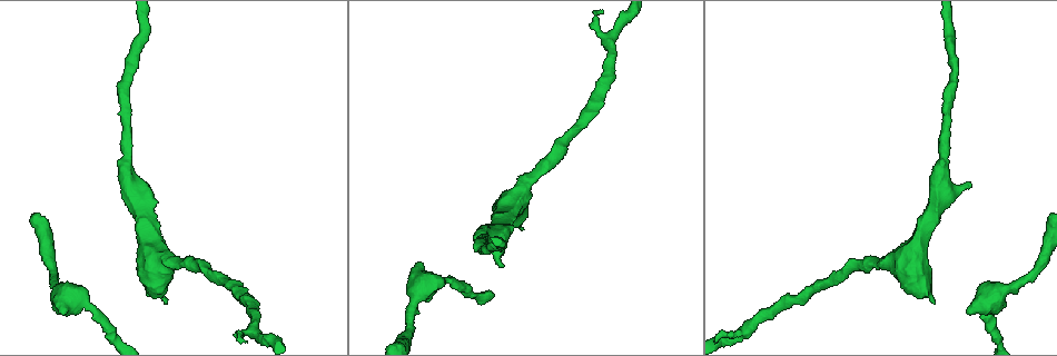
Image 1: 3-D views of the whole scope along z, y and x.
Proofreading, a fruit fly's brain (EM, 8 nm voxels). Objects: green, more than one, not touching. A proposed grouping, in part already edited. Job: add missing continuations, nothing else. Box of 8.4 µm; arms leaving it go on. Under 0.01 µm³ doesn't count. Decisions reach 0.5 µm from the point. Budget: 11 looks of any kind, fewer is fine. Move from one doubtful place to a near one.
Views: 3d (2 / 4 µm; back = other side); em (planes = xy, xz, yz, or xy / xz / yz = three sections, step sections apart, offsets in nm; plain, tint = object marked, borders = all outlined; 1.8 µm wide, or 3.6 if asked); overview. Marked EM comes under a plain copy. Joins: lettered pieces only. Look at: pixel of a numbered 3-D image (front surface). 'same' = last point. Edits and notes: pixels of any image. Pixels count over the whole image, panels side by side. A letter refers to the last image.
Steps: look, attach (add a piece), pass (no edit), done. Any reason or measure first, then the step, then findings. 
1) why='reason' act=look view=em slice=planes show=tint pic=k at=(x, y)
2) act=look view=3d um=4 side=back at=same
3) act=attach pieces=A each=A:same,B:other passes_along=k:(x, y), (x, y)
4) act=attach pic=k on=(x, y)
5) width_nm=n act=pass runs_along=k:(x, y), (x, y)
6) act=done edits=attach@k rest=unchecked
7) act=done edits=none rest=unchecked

why='thick turns thin' act=look view=3d um=4 side=back pic=1 at=(92, 310)

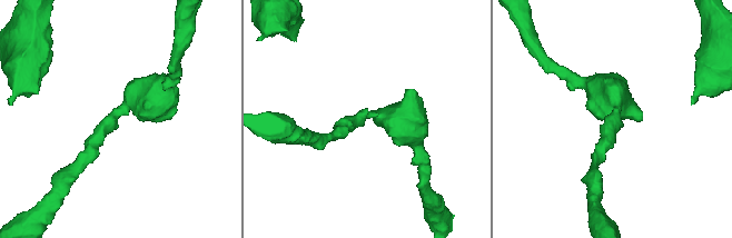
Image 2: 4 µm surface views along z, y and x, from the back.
arm_widths_nm=220,600 act=look view=em um=3.6 slice=planes show=tint pic=2 at=(366, 116)

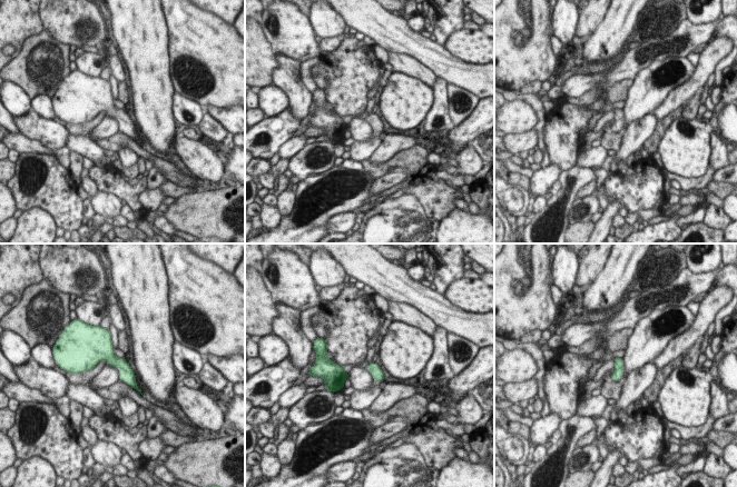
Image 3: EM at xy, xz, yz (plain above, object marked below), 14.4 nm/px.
why='see the neighbours' act=look view=em um=3.6 slice=planes show=borders at=same

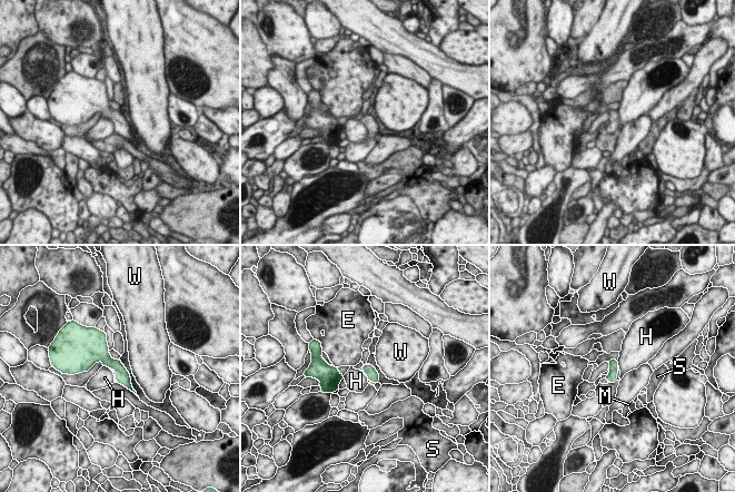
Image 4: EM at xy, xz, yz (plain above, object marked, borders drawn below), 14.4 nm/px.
longest_contact=H:120nm act=pass each=E:other,H:other,M:other,S:other,W:other border=4:(102, 365), (109, 368) found='no lettered piece goes on from it'

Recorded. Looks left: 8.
why='an open end' act=look view=em slice=planes show=borders pic=1 at=(935, 302)

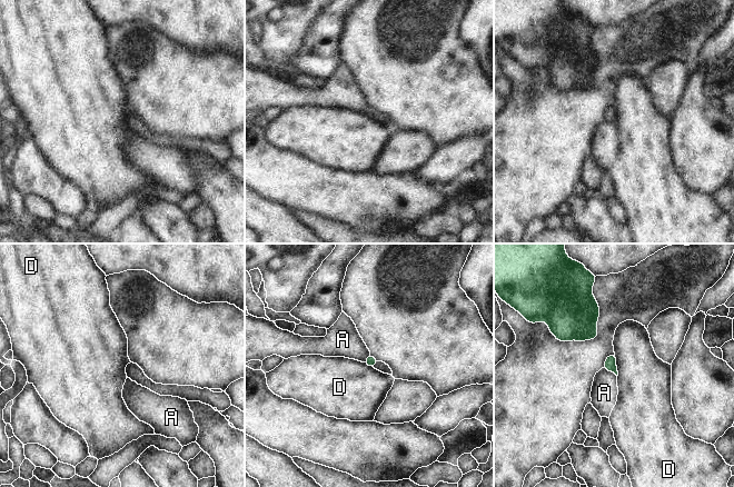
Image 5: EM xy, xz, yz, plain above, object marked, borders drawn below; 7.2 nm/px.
longest_contact=D:160nm act=pass each=A:other,D:other found='no lettered piece goes on from it'

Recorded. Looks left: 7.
why='stops while still wide' act=look view=3d um=2 side=back pic=1 at=(970, 181)

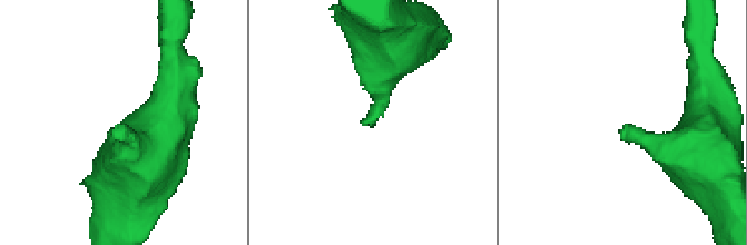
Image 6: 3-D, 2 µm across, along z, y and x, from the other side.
why='shape alone is not enough' act=look view=em slice=planes show=borders pic=6 at=(363, 121)

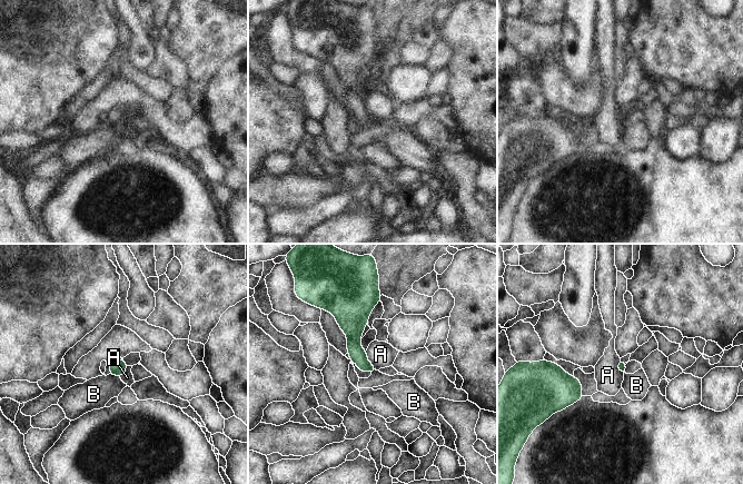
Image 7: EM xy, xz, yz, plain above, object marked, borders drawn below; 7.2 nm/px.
longest_contact=A:170nm act=pass each=A:other,B:other found='no lettered piece goes on from it'

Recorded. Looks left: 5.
why='a fork' act=look view=em slice=planes show=tint pic=1 at=(608, 39)

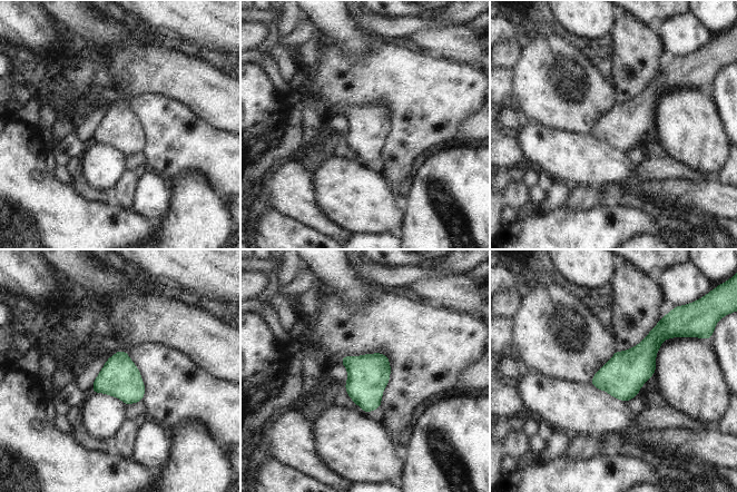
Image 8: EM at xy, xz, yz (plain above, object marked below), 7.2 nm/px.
why='see the neighbours' act=look view=em slice=planes show=borders at=same

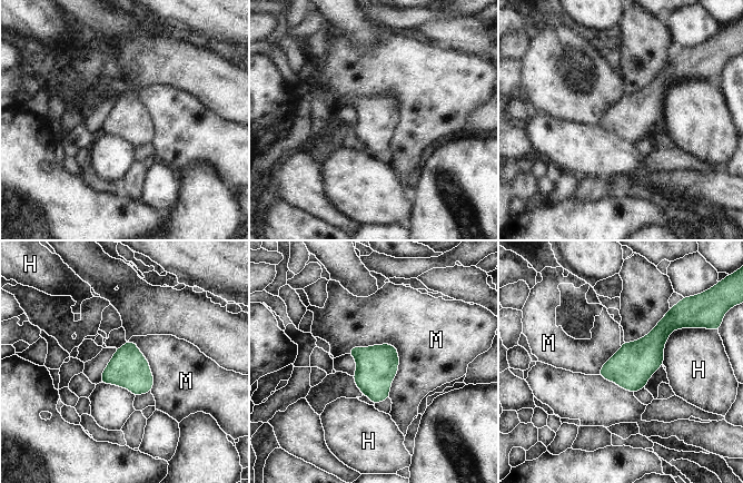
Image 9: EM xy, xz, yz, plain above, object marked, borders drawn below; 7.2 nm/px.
act=pass each=H:other,M:other border=9:(353, 346), (395, 347), (389, 397) found='no lettered piece goes on from it'

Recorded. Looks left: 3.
act=done edits=none rest=unchecked

